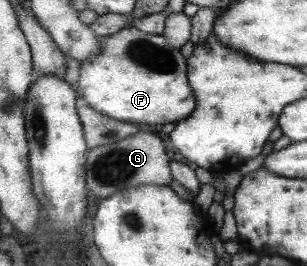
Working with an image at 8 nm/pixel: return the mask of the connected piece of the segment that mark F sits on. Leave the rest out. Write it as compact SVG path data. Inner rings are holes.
M131 26L111 36L101 36L101 53L93 55L82 64L81 79L75 84L88 100L92 108L106 113L107 117L131 124L178 124L197 111L198 98L191 90L189 80L189 60L177 50L163 35L147 34Z

